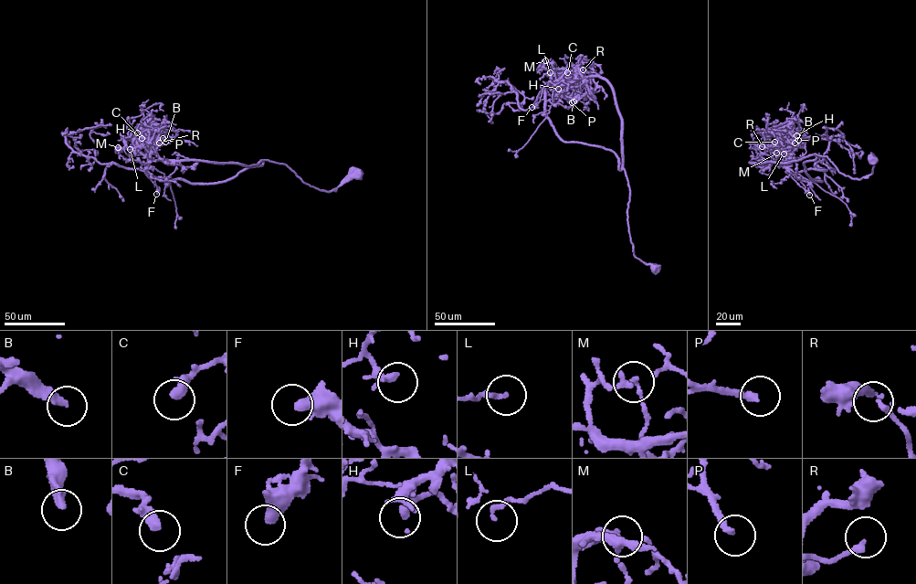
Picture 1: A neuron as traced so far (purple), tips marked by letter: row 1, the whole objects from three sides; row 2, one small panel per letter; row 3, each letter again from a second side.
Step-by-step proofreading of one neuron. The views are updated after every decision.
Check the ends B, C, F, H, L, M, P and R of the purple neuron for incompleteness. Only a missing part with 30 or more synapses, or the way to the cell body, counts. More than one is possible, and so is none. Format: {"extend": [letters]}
{"extend": ["B", "C", "P"]}

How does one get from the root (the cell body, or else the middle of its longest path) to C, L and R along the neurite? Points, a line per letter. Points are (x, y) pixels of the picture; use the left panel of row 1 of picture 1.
C: (358, 175), (326, 191), (268, 160), (248, 165), (152, 160), (134, 143), (142, 138)
L: (358, 175), (326, 191), (304, 183), (284, 164), (268, 160), (248, 165), (152, 160), (130, 149)
R: (358, 175), (326, 191), (304, 183), (284, 164), (268, 160), (248, 165), (166, 163), (153, 151), (159, 143)

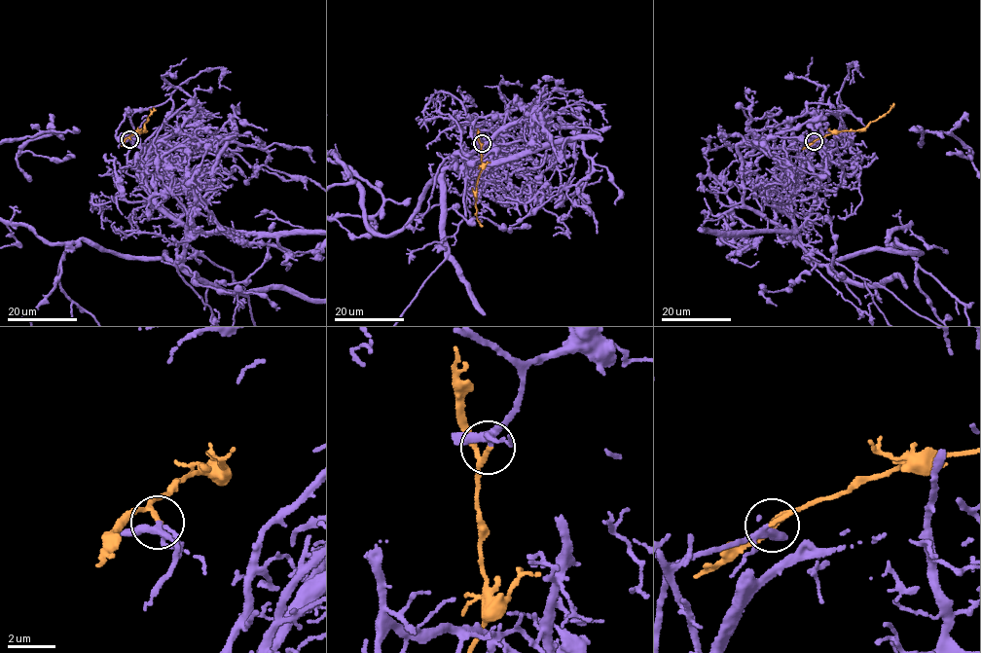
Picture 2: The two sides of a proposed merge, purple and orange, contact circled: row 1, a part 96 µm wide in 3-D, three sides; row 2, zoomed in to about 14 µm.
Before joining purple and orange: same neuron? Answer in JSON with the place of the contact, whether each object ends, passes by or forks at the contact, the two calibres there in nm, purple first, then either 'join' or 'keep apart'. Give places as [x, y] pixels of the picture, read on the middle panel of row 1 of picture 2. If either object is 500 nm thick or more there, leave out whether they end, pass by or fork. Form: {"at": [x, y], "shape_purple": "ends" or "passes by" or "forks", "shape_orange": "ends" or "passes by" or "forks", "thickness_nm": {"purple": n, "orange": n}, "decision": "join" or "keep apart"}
{"at": [482, 143], "shape_purple": "forks", "shape_orange": "ends", "thickness_nm": {"purple": 240, "orange": 180}, "decision": "join"}

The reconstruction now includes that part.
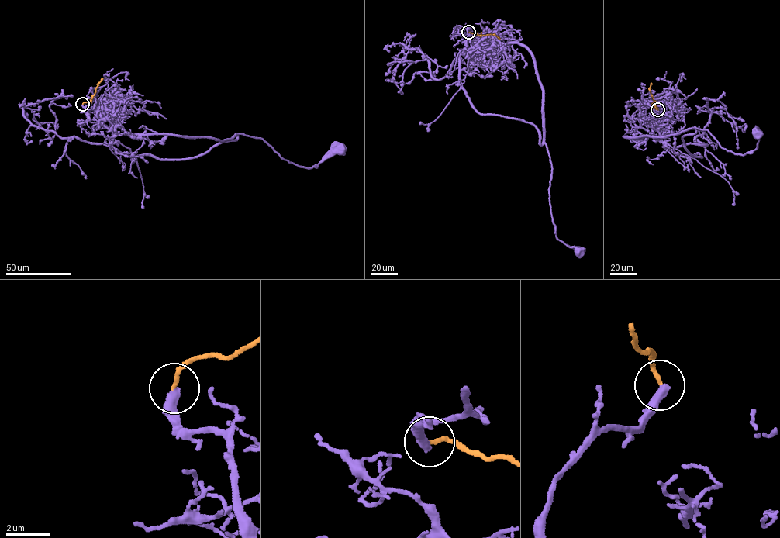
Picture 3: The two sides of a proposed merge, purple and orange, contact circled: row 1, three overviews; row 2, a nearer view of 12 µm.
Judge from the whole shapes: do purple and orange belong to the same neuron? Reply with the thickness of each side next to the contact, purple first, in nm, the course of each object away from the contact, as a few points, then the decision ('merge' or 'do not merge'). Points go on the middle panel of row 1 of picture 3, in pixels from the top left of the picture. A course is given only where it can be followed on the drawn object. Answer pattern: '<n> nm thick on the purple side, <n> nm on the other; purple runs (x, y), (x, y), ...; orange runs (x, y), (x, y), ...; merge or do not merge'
440 nm thick on the purple side, 170 nm on the other; purple runs (468, 32), (477, 51), (518, 43), (531, 54), (542, 90), (552, 222), (557, 238), (579, 250); orange runs (468, 32), (494, 34), (500, 39); do not merge

